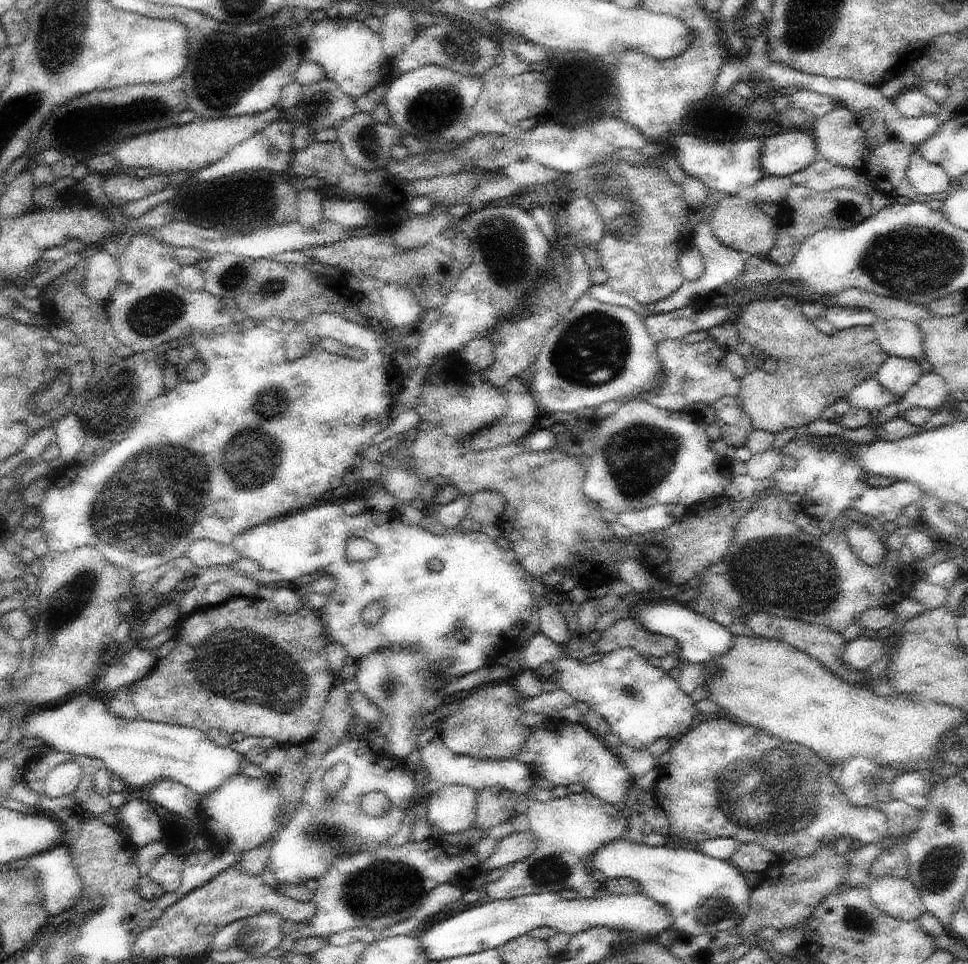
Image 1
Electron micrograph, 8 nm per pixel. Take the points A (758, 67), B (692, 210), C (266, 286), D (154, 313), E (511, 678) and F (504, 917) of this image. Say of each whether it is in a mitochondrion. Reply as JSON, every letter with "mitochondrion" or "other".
{"A":"other","B":"other","C":"mitochondrion","D":"mitochondrion","E":"other","F":"other"}

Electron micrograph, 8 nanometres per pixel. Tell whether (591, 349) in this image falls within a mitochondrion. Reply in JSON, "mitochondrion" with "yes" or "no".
{"mitochondrion":"yes"}

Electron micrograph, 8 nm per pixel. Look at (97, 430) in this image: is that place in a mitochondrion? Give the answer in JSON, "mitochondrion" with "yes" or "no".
{"mitochondrion":"no"}

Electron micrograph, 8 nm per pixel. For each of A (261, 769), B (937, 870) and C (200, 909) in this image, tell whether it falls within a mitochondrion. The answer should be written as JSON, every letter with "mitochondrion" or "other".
{"A":"other","B":"mitochondrion","C":"other"}

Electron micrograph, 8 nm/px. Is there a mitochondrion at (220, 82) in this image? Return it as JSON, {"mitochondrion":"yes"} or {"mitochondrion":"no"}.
{"mitochondrion":"yes"}

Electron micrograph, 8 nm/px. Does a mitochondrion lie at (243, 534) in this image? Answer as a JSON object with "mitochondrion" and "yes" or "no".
{"mitochondrion":"no"}

